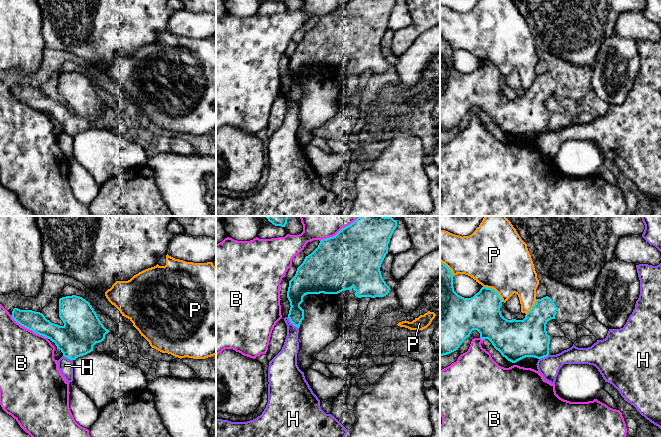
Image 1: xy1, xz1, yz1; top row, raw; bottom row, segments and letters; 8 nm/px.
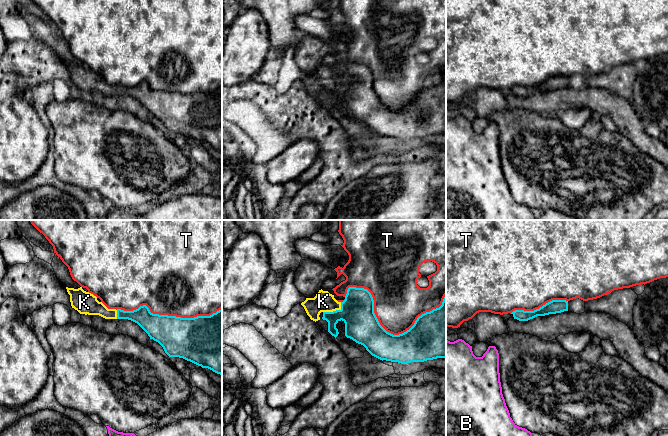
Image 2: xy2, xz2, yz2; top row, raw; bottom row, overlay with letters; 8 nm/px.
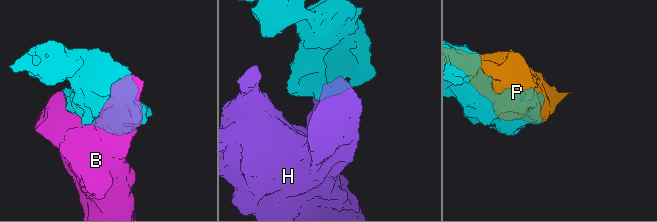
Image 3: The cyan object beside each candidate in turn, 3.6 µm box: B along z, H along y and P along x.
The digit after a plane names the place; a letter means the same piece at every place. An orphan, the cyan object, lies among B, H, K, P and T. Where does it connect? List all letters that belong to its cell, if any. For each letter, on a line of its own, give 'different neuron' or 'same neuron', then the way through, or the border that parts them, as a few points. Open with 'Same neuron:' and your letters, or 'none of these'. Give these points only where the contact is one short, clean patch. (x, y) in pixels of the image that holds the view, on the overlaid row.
Same neuron: K
B: different neuron
H: different neuron; border xz1 (287, 317), (298, 328)
K: same neuron; way xz2 (357, 310), (334, 311), (323, 301)
P: different neuron
T: different neuron

